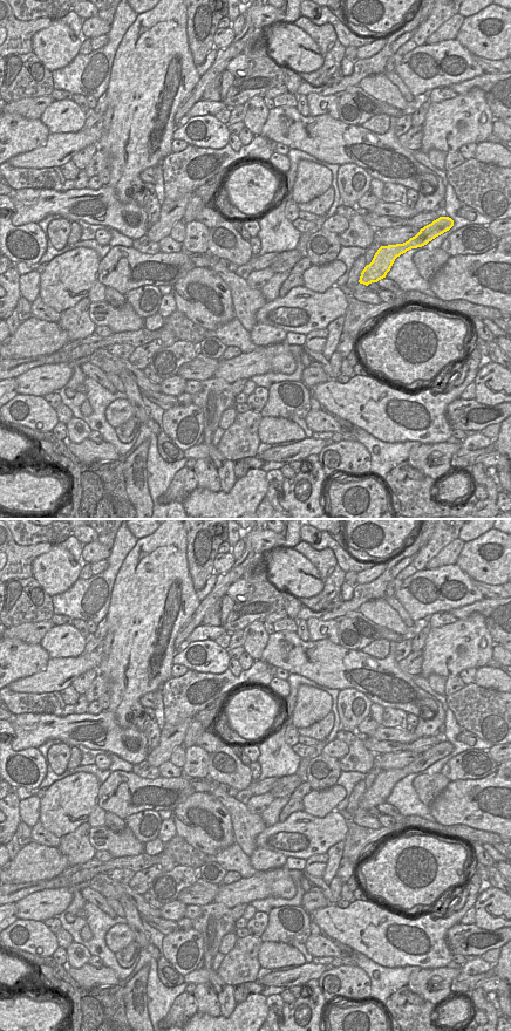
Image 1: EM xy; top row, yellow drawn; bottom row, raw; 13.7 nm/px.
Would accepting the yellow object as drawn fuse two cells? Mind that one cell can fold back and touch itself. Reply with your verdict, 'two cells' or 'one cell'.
two cells

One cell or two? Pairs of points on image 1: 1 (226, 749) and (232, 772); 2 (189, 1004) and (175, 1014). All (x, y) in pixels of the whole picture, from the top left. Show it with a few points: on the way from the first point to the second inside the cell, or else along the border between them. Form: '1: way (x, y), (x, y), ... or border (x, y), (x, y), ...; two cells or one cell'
1: way (226, 755), (226, 766); one cell
2: way (185, 1006), (178, 1014); one cell

